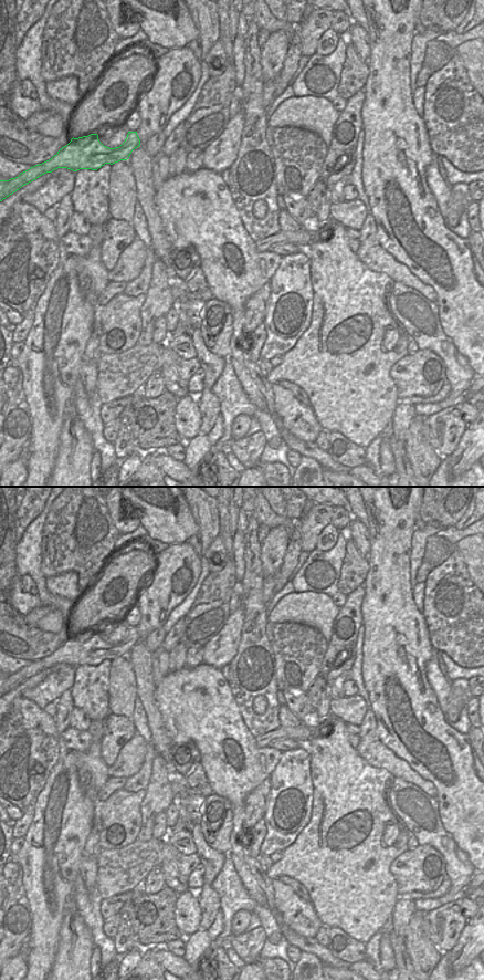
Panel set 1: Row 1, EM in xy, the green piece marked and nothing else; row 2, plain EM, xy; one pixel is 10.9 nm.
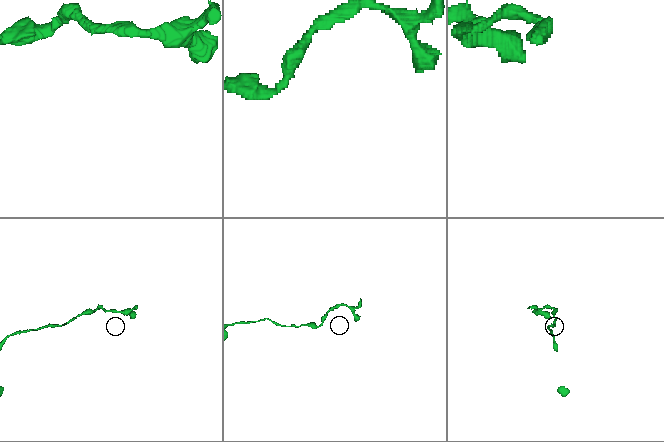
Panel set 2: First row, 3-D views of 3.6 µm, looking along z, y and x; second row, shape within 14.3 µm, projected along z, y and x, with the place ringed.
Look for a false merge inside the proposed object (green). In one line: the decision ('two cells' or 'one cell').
one cell

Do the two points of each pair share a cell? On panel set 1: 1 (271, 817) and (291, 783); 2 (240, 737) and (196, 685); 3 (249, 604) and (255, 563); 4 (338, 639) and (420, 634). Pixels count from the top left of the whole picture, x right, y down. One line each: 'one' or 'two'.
1: one
2: one
3: one
4: two

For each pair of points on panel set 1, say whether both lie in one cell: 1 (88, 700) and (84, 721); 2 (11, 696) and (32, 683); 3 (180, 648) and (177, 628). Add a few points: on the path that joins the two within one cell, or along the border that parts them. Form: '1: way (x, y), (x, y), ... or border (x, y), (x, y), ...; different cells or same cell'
1: border (74, 706), (79, 707), (92, 720); different cells
2: way (17, 691), (27, 684); same cell
3: border (179, 640), (169, 652); different cells

